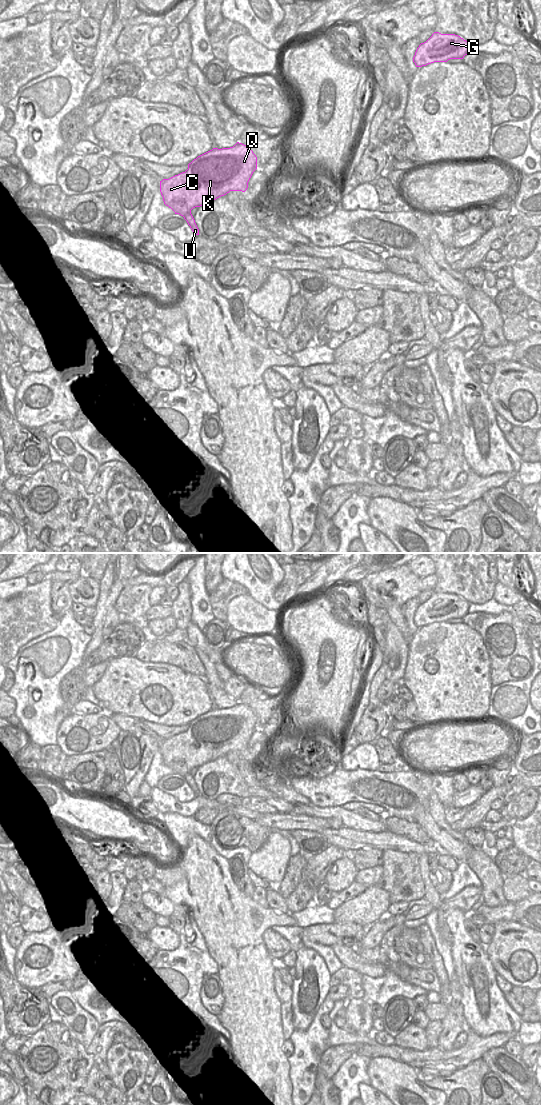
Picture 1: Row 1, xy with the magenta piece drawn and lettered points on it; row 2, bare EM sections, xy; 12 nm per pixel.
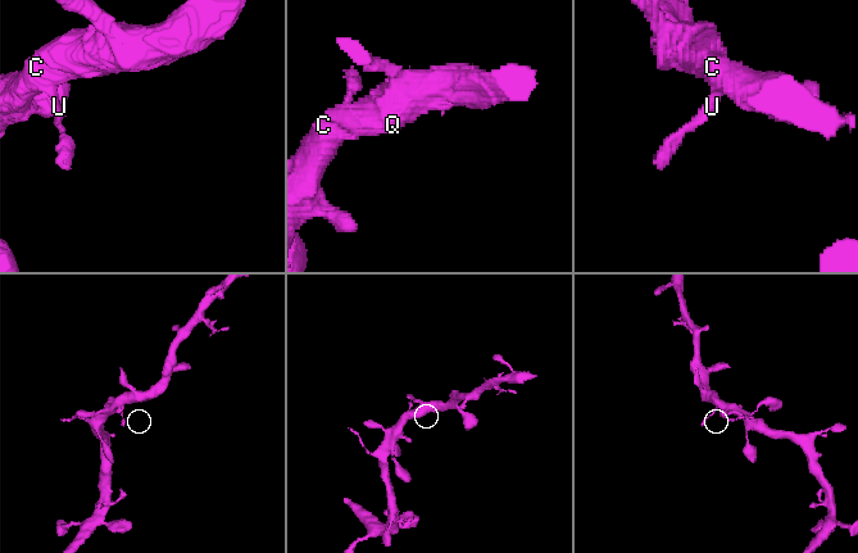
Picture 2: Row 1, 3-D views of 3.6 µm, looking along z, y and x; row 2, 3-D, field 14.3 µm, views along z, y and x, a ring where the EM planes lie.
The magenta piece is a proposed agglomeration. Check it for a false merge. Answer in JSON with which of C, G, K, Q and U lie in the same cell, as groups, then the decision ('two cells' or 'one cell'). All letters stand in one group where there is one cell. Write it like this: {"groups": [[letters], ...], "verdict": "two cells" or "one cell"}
{"groups": [["C", "G", "K", "Q", "U"]], "verdict": "one cell"}

